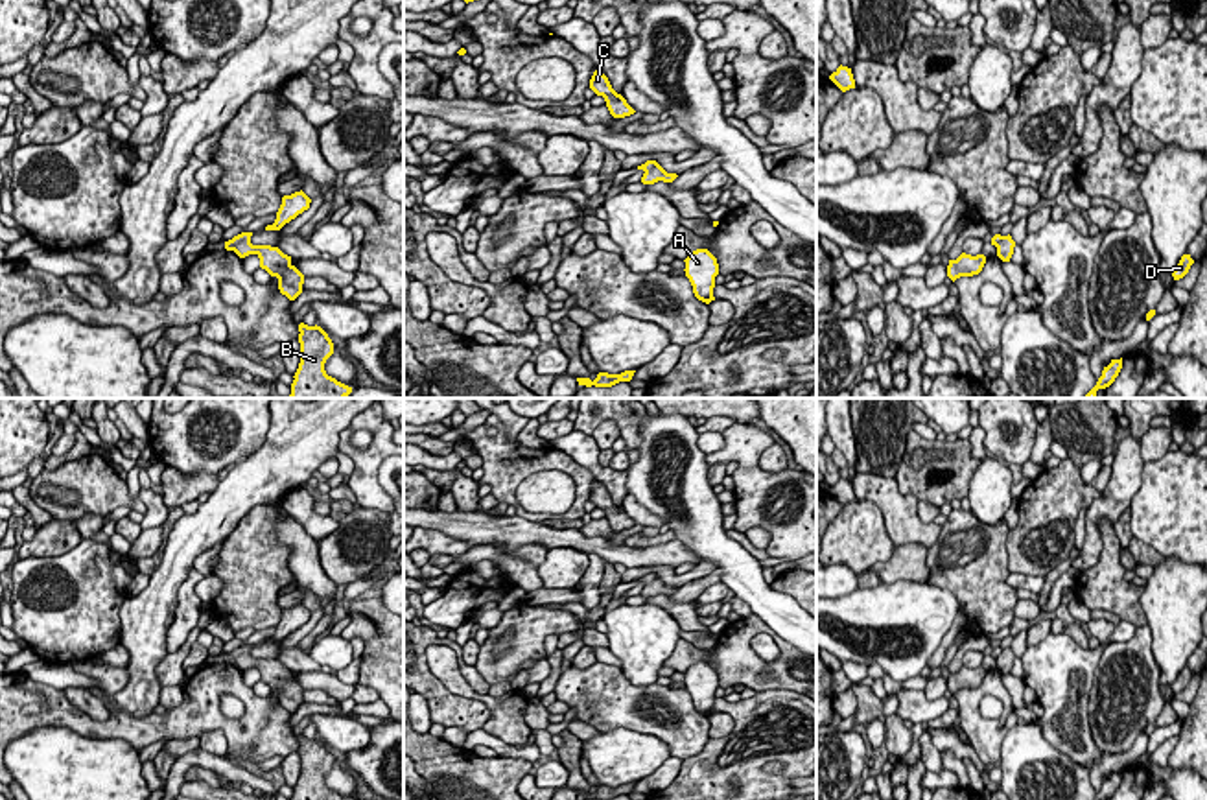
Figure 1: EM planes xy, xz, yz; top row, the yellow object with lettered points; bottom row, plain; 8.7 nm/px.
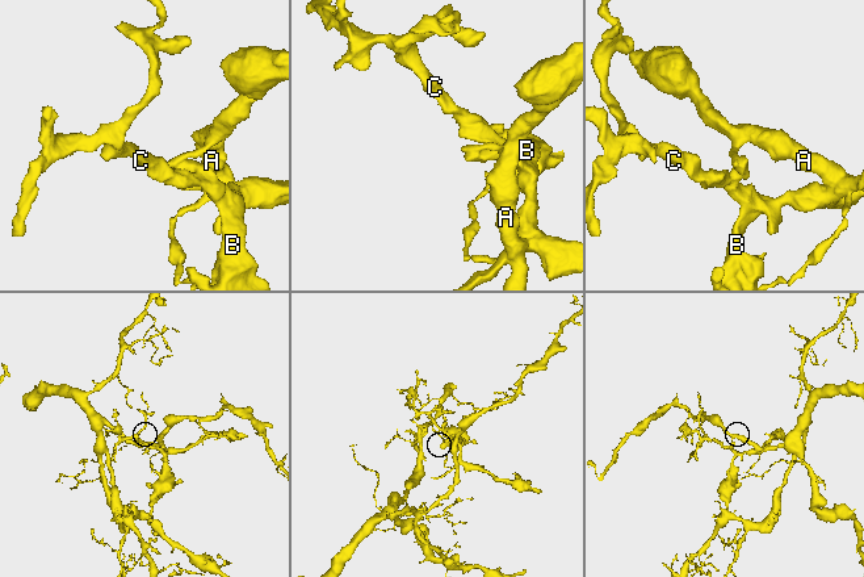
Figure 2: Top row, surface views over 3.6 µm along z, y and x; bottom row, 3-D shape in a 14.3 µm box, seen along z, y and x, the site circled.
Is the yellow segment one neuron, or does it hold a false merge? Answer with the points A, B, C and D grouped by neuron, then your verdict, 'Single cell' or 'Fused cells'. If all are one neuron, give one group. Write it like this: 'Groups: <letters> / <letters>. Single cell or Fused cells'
Groups: A / B C D. Fused cells

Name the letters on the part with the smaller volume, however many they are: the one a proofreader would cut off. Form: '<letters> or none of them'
B, C, D

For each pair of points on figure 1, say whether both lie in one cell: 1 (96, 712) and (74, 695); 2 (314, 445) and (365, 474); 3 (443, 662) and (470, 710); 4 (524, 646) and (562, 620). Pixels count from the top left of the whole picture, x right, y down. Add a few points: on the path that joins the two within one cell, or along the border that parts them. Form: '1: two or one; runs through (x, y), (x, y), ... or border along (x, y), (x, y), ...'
1: one; runs through (91, 706), (80, 697)
2: two; border along (356, 417), (339, 434), (338, 450)
3: two; border along (428, 668), (452, 692), (487, 706), (481, 729)
4: one; runs through (533, 636), (548, 622), (553, 622)

